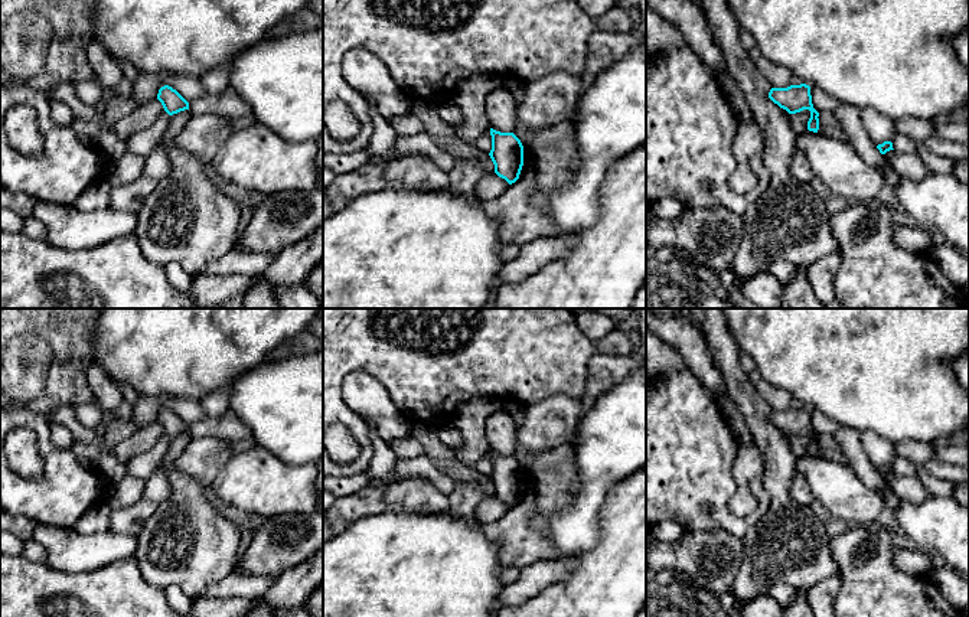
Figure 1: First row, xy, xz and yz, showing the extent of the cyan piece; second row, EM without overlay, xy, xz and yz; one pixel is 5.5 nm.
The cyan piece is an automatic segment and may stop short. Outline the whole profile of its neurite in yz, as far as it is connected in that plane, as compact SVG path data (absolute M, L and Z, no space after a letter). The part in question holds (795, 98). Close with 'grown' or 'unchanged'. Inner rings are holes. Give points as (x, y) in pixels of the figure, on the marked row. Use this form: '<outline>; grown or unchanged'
M806 84L790 85L787 88L771 88L769 98L789 114L796 114L803 110L810 111L808 121L808 130L818 133L819 130L819 112L813 108L810 86Z; unchanged

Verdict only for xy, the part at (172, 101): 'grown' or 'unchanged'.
unchanged

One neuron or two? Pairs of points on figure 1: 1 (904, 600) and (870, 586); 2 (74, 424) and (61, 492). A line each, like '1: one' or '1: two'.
1: one
2: two

